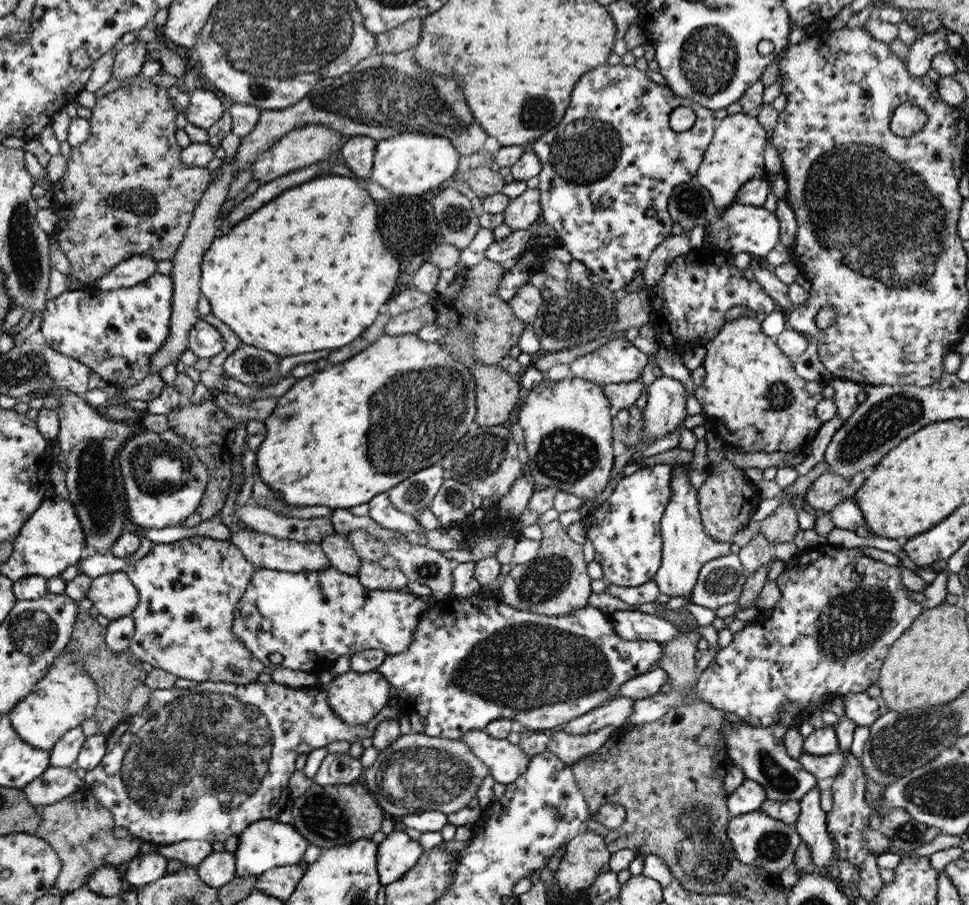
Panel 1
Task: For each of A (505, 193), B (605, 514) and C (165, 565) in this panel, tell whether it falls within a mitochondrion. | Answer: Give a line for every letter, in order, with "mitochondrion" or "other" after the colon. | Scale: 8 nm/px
A: other
B: other
C: other

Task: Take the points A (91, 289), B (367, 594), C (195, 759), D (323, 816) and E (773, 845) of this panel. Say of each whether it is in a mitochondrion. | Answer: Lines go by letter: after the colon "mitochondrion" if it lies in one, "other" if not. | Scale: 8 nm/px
A: other
B: other
C: mitochondrion
D: mitochondrion
E: mitochondrion

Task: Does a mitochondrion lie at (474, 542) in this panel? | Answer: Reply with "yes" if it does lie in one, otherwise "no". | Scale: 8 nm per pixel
no

